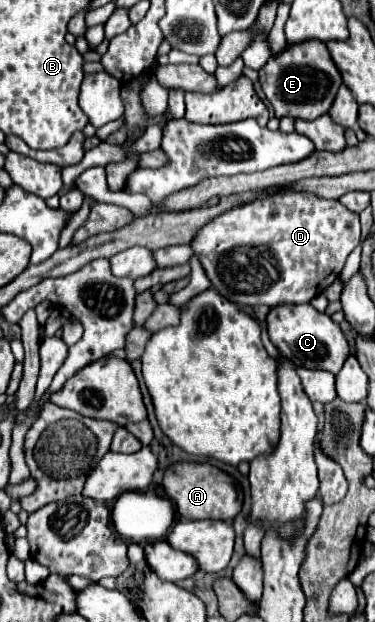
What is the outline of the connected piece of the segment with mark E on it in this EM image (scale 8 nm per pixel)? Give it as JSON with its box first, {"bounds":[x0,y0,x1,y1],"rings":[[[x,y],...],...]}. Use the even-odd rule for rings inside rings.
{"bounds":[260,40,342,120],"rings":[[[306,40],[298,42],[296,46],[286,44],[286,48],[274,54],[260,72],[260,86],[274,108],[274,116],[280,118],[302,118],[314,120],[326,114],[336,98],[336,92],[342,84],[340,72],[334,68],[334,62],[328,54],[328,48],[320,40]]]}

